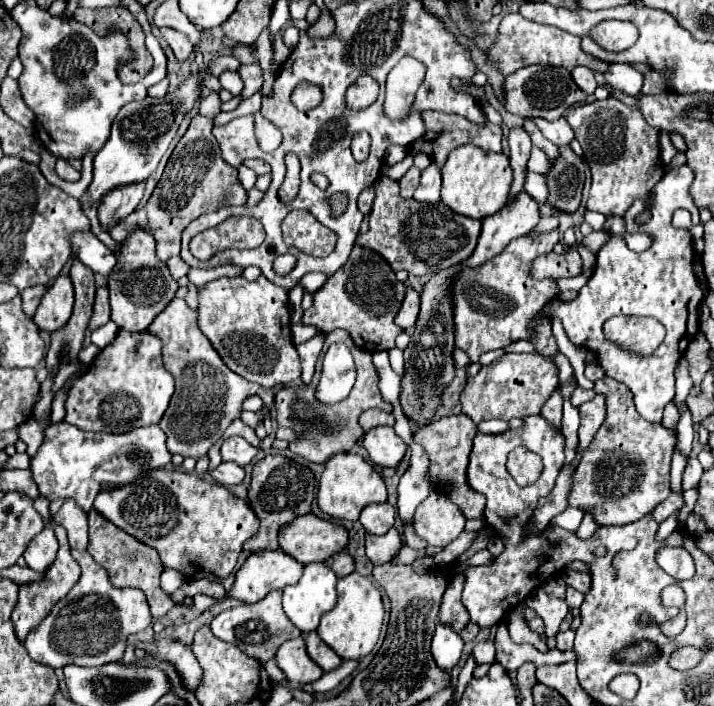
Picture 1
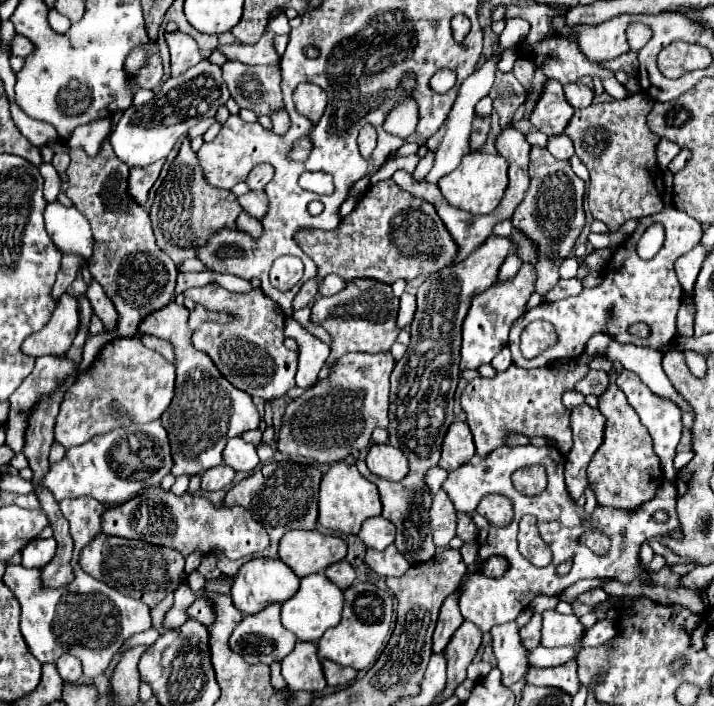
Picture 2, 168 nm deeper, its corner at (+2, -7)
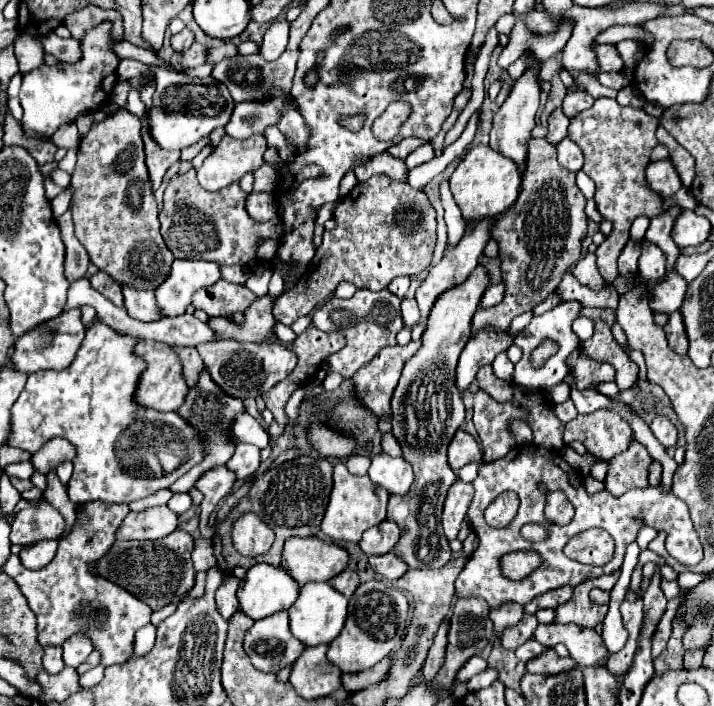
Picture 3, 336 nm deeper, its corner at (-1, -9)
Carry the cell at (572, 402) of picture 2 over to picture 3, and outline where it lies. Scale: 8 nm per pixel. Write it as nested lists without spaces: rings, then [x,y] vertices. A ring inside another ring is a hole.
[[[566,400],[566,402],[562,402],[562,404],[556,404],[556,410],[558,410],[558,420],[560,422],[570,422],[570,420],[574,420],[576,416],[578,416],[578,412],[576,412],[576,408],[574,408],[574,404],[572,404],[572,400]]]

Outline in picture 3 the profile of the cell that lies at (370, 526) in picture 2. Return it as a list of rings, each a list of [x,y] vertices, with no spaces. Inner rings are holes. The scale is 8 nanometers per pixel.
[[[384,520],[382,524],[364,532],[364,536],[360,540],[360,548],[368,556],[370,554],[388,554],[388,552],[392,552],[398,538],[400,538],[400,530],[398,530],[396,522]]]

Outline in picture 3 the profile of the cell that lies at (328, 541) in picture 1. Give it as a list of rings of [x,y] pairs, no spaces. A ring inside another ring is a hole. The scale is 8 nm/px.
[[[290,538],[282,550],[282,566],[300,584],[328,582],[348,564],[348,552],[320,538]]]

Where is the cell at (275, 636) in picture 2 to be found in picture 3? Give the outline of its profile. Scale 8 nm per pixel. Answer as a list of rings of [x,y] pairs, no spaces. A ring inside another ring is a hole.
[[[276,612],[256,620],[246,632],[244,650],[260,672],[278,672],[292,666],[304,652],[304,644],[296,640],[288,628],[288,612]]]

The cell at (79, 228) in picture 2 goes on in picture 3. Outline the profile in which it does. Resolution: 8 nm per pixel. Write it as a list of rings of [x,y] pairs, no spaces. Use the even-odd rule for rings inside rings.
[[[66,188],[62,194],[58,194],[54,200],[52,200],[52,212],[54,212],[54,216],[56,218],[60,218],[66,210],[68,210],[68,206],[70,206],[70,188]]]

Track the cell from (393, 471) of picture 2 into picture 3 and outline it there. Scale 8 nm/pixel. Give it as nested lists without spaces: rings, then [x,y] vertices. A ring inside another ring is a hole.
[[[378,454],[372,458],[372,466],[368,472],[370,480],[390,494],[404,496],[412,486],[412,466],[404,458],[392,458],[388,454]]]

